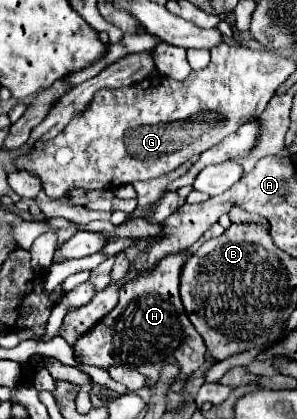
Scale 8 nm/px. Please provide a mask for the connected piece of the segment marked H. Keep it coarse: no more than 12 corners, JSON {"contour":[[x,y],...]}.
{"contour":[[188,252],[118,290],[80,364],[190,378],[206,346],[180,302]]}

